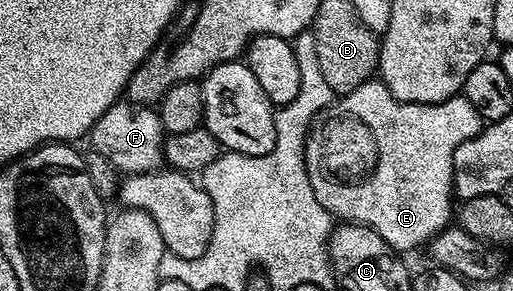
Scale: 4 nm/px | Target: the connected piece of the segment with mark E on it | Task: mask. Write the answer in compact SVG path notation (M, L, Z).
M369 81L361 85L358 89L354 89L348 95L339 96L338 102L335 104L344 117L348 117L348 111L352 111L358 119L360 119L360 125L364 125L372 137L372 143L374 143L374 153L372 153L372 159L370 163L366 165L360 165L360 167L354 167L354 171L342 171L342 169L332 169L328 163L322 163L318 161L318 156L322 151L328 151L328 137L318 137L313 131L309 130L308 139L304 142L304 164L308 170L308 180L310 185L314 189L314 197L318 197L320 204L325 207L337 220L351 221L353 223L360 223L363 227L369 227L374 229L374 233L378 233L387 243L392 246L392 250L397 253L405 253L411 247L416 247L419 243L427 244L432 238L449 226L450 220L454 215L454 192L452 189L452 158L454 157L454 149L458 149L458 145L462 145L462 141L470 141L479 135L482 130L482 120L478 109L474 109L474 105L470 105L470 101L465 99L463 94L450 97L446 101L441 103L403 103L398 101L390 93L390 89L384 83L379 81Z

